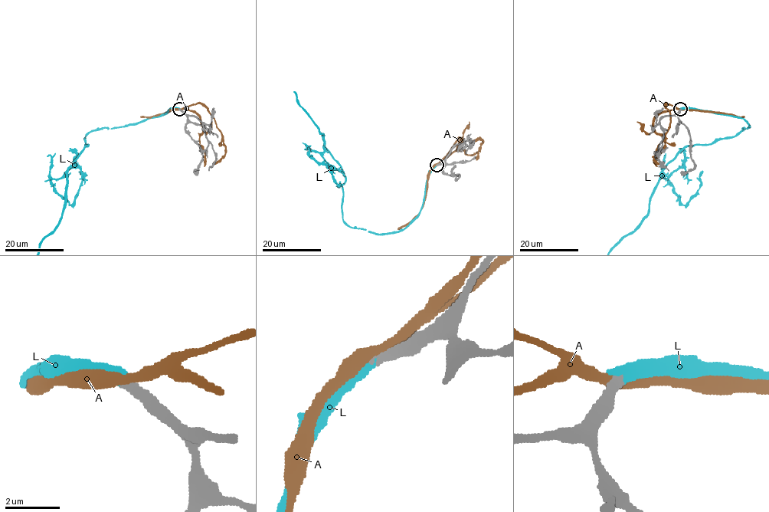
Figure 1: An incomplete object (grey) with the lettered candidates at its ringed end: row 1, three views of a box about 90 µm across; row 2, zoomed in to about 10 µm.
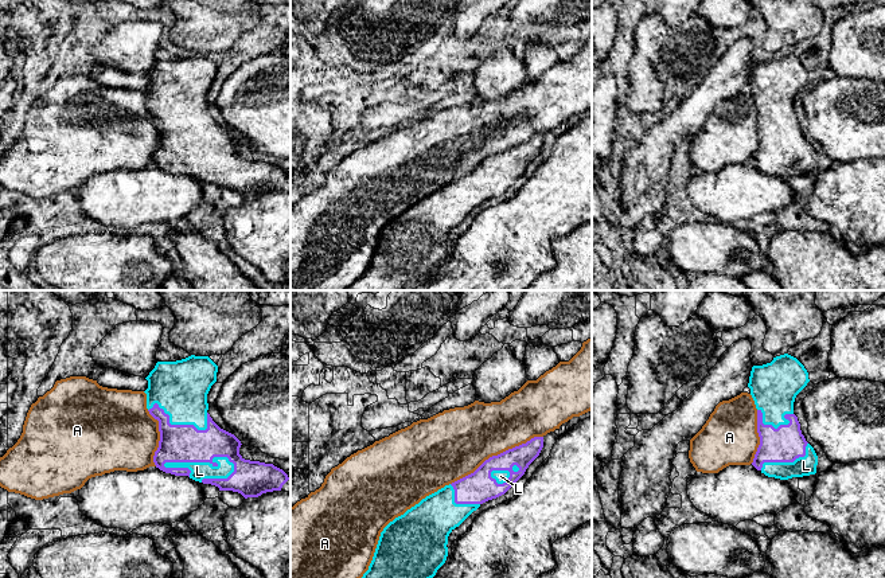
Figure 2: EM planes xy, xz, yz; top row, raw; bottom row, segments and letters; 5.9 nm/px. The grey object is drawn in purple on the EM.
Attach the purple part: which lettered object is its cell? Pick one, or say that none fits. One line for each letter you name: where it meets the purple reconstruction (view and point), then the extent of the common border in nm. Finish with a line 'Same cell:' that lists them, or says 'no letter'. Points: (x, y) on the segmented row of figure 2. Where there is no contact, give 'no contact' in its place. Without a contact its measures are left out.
L: contact xy (202, 461); length 440 nm
Same cell: L

